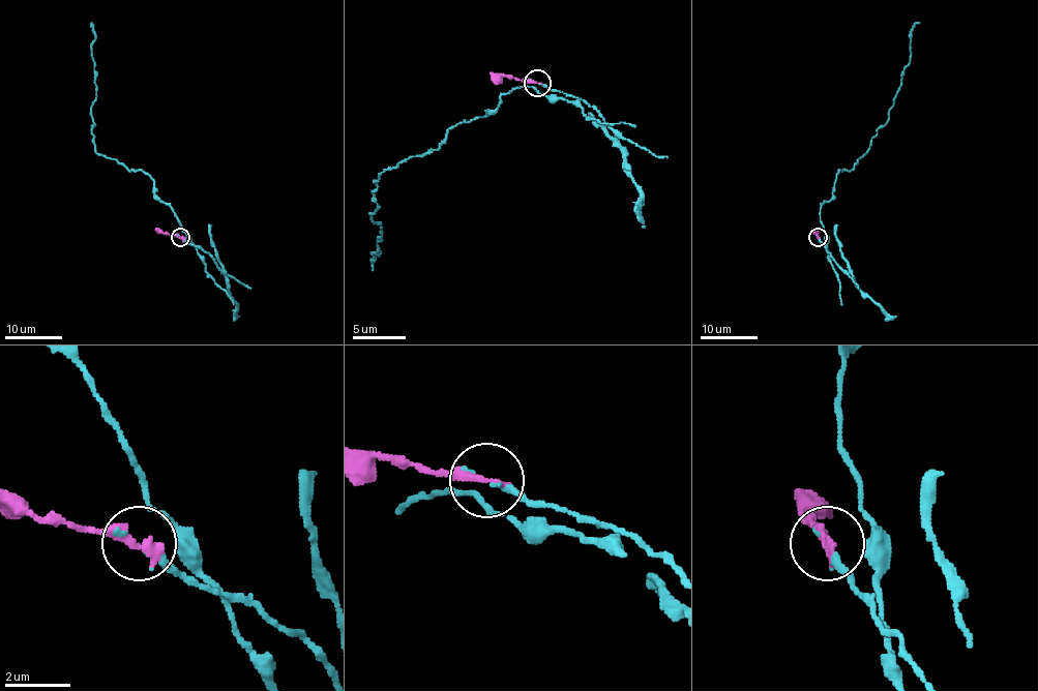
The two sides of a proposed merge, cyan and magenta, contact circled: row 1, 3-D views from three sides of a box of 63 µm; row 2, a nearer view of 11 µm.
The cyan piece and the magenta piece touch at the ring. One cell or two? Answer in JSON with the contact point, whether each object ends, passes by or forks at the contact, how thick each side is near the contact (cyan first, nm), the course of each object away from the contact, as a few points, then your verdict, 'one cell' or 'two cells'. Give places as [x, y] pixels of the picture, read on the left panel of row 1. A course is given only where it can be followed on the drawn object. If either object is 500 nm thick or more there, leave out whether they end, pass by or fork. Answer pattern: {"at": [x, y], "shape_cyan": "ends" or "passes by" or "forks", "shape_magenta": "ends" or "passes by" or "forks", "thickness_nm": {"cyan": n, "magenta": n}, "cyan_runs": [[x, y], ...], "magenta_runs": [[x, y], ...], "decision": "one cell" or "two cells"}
{"at": [180, 237], "shape_cyan": "ends", "shape_magenta": "ends", "thickness_nm": {"cyan": 190, "magenta": 320}, "cyan_runs": [[181, 237], [196, 245], [153, 192], [153, 180], [95, 150], [91, 23]], "magenta_runs": [[180, 237], [154, 230]], "decision": "one cell"}

